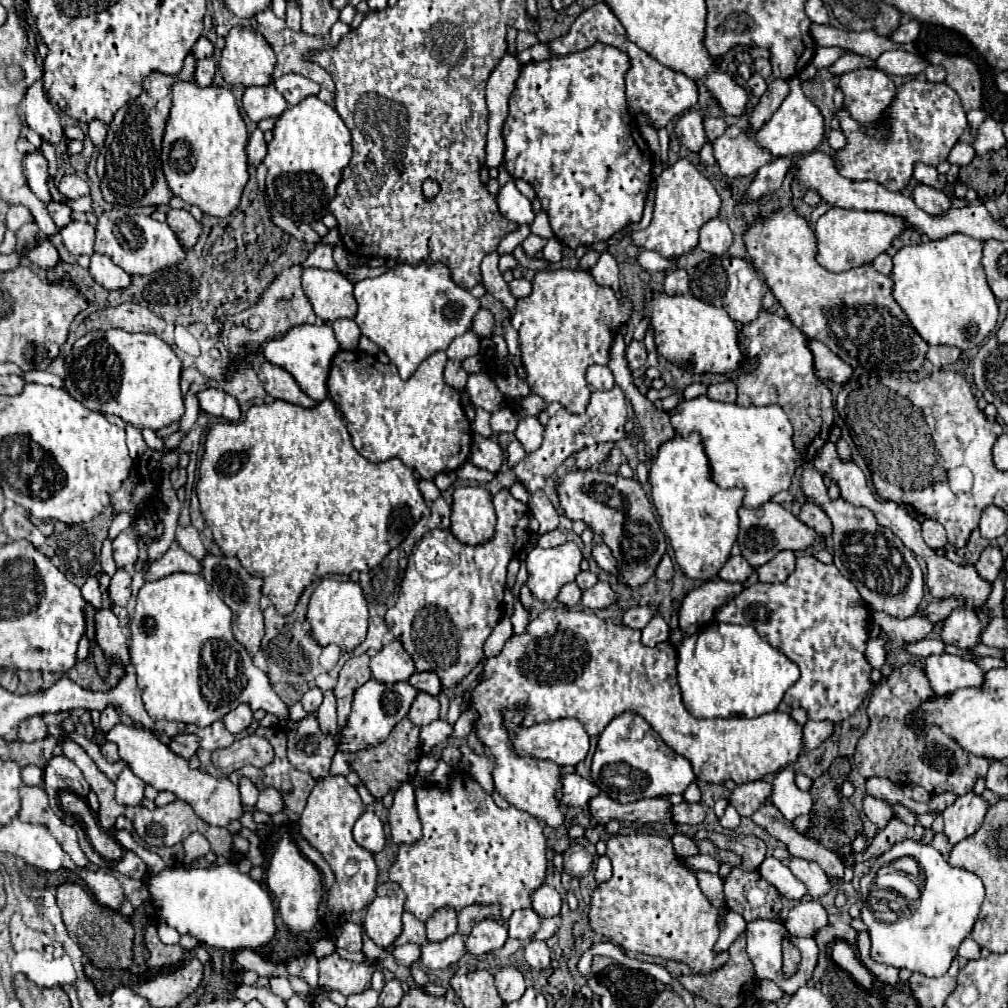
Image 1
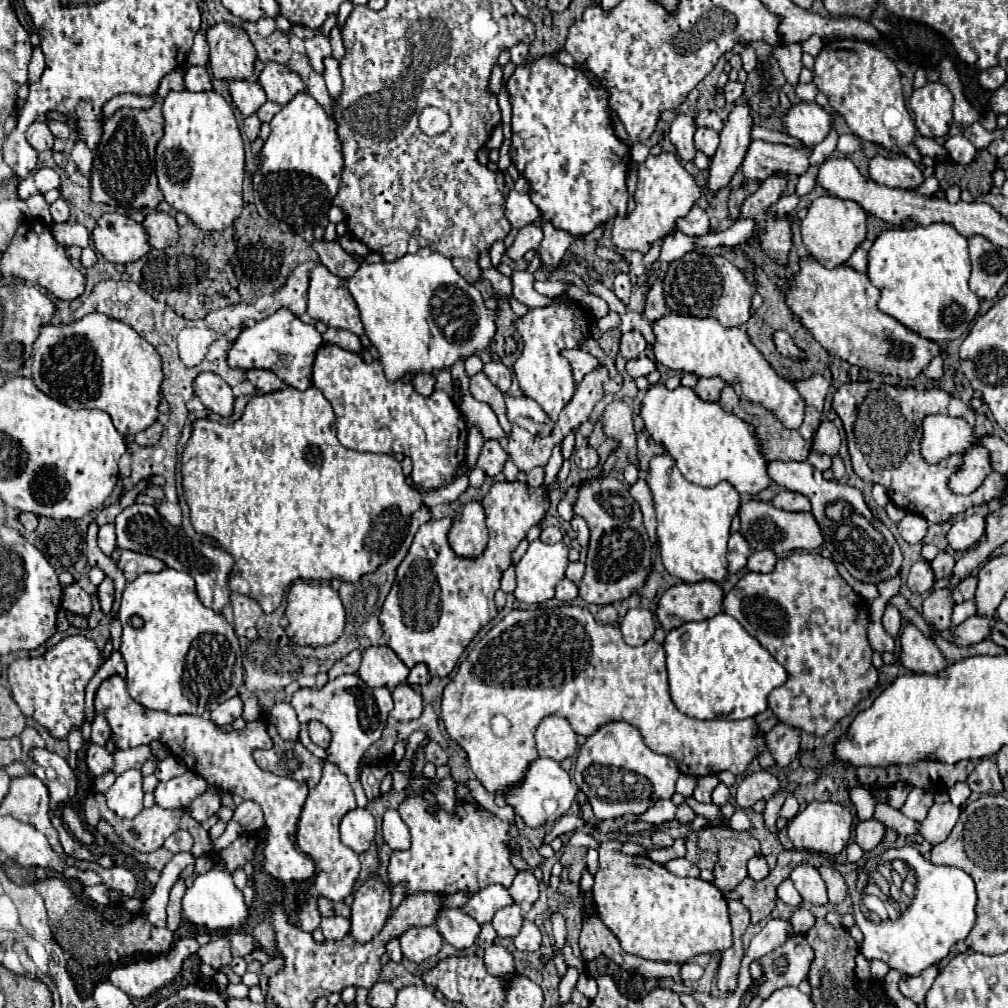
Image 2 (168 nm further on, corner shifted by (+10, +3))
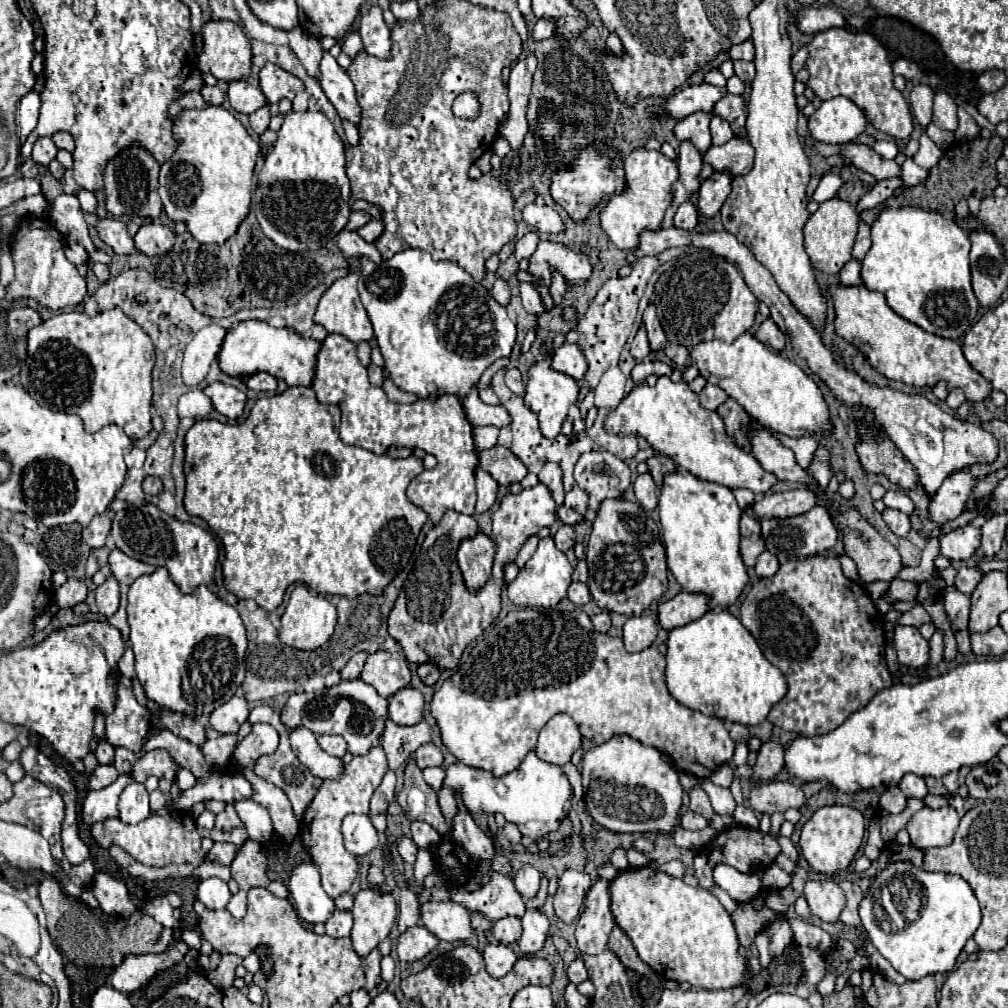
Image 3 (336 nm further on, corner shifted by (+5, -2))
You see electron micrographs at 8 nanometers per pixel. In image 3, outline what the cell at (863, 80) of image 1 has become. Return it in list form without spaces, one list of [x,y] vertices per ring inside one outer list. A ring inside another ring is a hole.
[[[825,29],[819,31],[809,47],[807,85],[821,101],[843,95],[863,109],[867,123],[877,131],[891,135],[893,139],[909,139],[913,133],[913,115],[901,91],[893,85],[893,65],[885,47],[871,33],[853,33],[849,29]]]

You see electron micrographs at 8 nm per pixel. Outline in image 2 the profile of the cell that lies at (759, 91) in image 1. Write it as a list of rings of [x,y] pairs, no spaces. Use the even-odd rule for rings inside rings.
[[[728,82],[722,88],[722,94],[724,94],[726,102],[736,102],[744,94],[744,84],[740,84],[740,82]]]

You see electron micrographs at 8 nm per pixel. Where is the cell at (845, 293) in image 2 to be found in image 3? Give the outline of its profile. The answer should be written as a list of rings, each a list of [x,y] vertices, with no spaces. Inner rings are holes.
[[[829,285],[829,295],[835,307],[835,333],[855,345],[883,377],[913,387],[933,387],[937,381],[945,381],[949,389],[963,389],[969,401],[983,401],[991,395],[989,381],[971,369],[957,341],[931,335],[905,321],[887,305],[885,295],[869,291],[865,285]]]

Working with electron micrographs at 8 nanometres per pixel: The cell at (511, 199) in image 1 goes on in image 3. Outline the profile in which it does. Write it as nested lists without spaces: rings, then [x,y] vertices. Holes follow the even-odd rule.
[[[529,203],[523,207],[523,221],[531,227],[535,227],[539,233],[559,233],[563,229],[563,223],[557,215],[557,211],[553,211],[547,205],[537,205],[537,203]]]

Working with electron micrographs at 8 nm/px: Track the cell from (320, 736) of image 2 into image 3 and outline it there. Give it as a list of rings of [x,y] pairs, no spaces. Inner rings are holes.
[[[319,735],[317,741],[319,741],[321,749],[327,751],[329,755],[343,757],[343,755],[347,753],[347,749],[345,749],[345,741],[343,741],[343,737],[339,737],[339,735]]]

